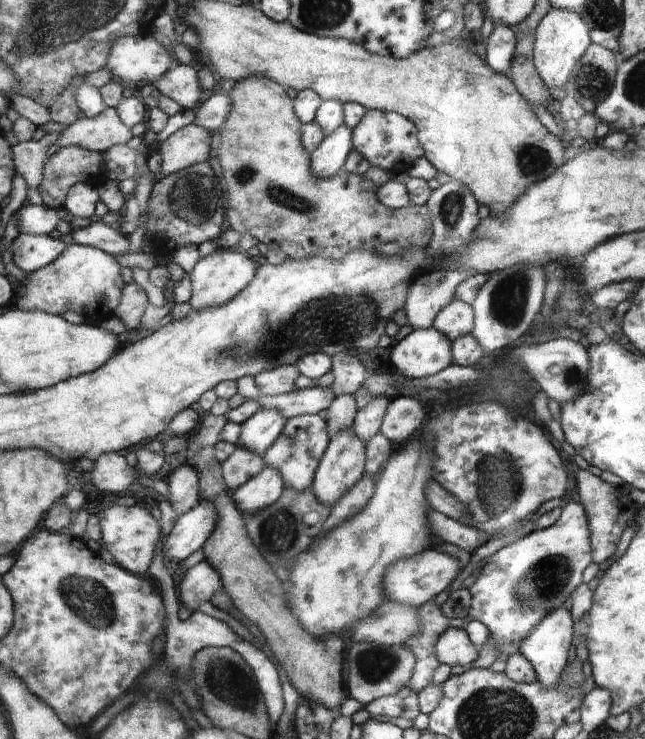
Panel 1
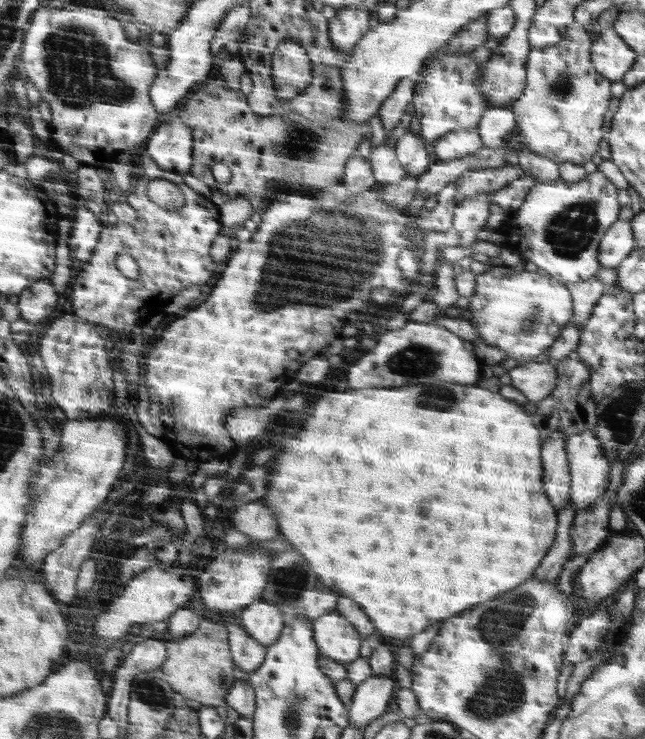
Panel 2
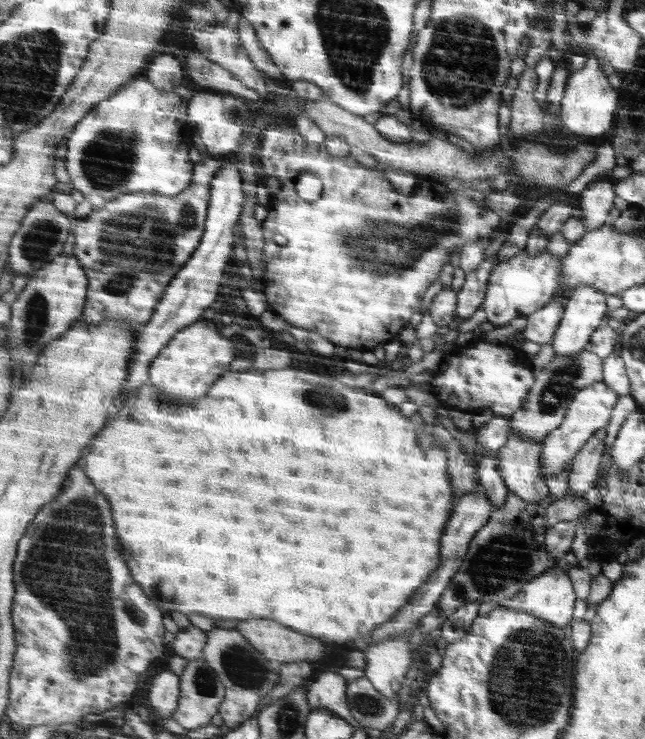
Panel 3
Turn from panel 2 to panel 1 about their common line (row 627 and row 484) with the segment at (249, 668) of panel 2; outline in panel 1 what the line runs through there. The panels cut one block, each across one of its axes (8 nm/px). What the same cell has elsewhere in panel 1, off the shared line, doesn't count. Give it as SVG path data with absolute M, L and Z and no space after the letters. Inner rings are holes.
M235 446L236 450L221 462L221 470L226 484L229 484L230 490L244 486L265 470L265 457L259 453L250 452L250 449Z

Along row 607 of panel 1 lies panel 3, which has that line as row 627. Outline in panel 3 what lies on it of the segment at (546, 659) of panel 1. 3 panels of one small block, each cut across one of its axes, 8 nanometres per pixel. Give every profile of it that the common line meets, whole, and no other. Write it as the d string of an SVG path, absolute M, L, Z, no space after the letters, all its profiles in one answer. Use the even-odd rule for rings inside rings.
M550 568L541 577L526 584L516 597L502 600L501 604L565 628L572 618L574 600L576 594L568 574L561 568Z

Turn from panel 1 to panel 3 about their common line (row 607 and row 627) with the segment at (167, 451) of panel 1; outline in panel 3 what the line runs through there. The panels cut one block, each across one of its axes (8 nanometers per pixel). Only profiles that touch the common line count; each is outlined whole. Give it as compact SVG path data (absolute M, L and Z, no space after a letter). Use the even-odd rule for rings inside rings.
M238 620L236 630L250 638L250 644L260 654L266 654L269 660L278 662L318 660L324 652L320 640L298 634L272 620Z

